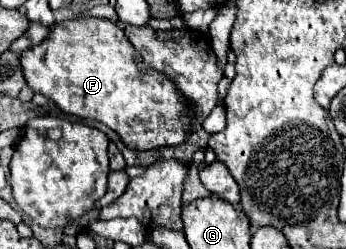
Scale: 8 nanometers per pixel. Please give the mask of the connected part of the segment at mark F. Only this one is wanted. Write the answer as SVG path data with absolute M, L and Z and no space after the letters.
M79 17L49 27L49 37L39 45L33 45L21 53L21 69L27 81L27 87L33 93L41 93L55 105L71 115L83 119L95 119L117 131L117 135L131 149L155 149L165 145L179 145L189 137L191 109L177 93L175 85L157 73L155 69L143 69L135 47L125 37L123 29L107 19Z

